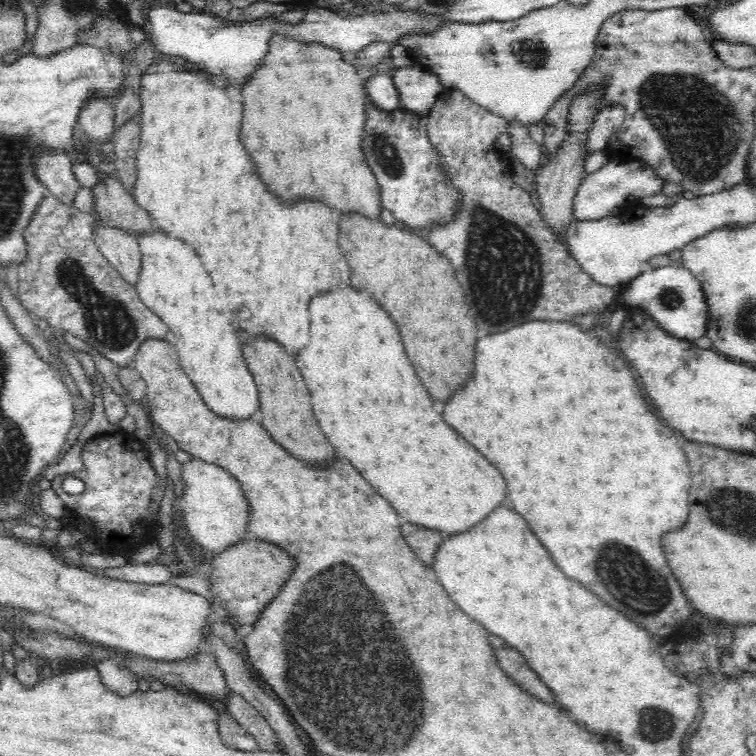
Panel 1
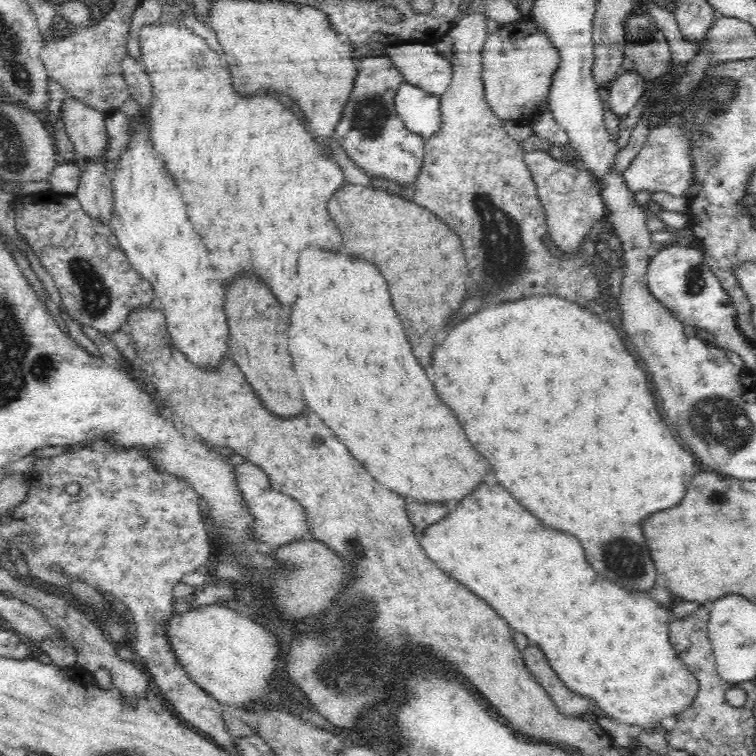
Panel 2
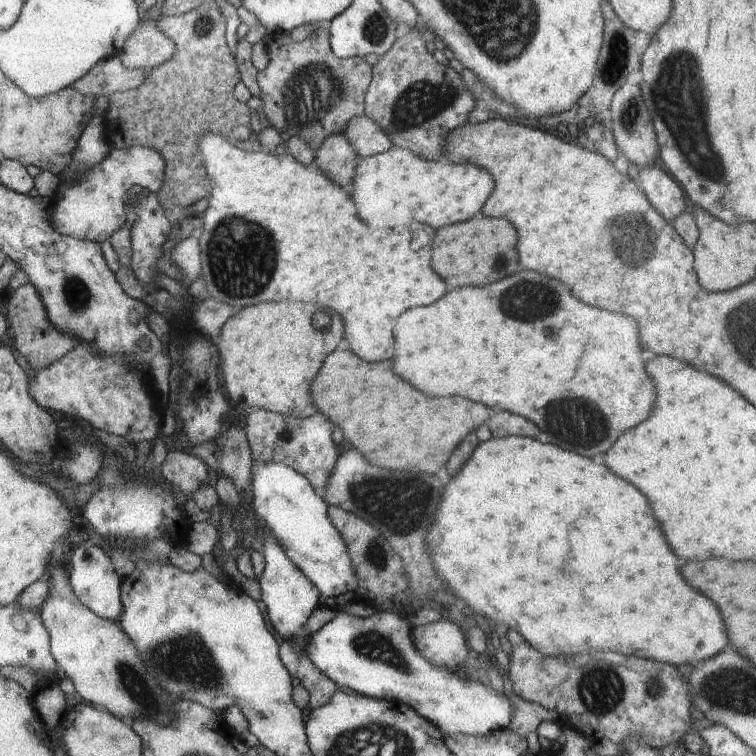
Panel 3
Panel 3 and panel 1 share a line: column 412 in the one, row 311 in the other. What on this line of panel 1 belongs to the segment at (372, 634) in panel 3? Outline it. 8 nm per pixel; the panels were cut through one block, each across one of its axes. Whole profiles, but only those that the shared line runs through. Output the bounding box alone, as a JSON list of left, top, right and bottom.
[614,264,709,341]

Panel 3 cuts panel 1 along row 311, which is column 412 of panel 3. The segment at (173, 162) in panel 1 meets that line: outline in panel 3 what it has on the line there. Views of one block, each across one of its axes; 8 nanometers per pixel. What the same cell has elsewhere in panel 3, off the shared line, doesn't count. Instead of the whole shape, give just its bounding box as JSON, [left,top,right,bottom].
[196,132,448,362]

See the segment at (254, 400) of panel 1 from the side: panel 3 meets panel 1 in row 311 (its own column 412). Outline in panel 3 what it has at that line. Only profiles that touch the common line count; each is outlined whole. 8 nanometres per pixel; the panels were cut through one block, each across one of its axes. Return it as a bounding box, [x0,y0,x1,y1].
[352,146,494,228]

